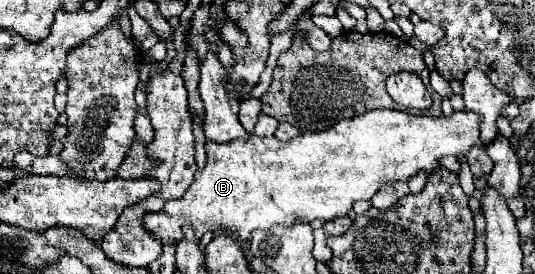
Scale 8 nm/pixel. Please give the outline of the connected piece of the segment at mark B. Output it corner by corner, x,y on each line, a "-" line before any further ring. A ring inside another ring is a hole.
384,108
370,110
370,112
360,114
360,116
354,116
354,118
340,120
330,130
324,130
324,132
318,132
318,134
300,134
300,136
288,140
288,142
280,142
276,138
260,138
260,136
250,136
246,142
244,140
232,140
232,142
224,142
224,144
206,140
206,144
204,144
204,148
206,148
206,166
204,166
204,170
198,170
196,172
194,182
190,184
190,188
184,192
182,198
168,200
166,202
166,208
162,208
160,212
148,212
148,214
144,214
142,216
142,226
154,238
158,238
166,246
166,244
178,244
182,240
182,228
184,226
190,226
196,232
196,240
200,240
206,232
220,232
220,234
230,234
236,240
250,240
250,234
254,230
258,230
258,228
270,230
276,224
280,224
280,226
292,226
296,222
312,222
316,218
320,218
320,220
334,220
338,216
346,216
346,212
352,210
352,204
356,200
370,200
382,184
406,182
418,170
432,172
432,170
440,168
440,164
438,164
438,158
440,156
446,156
446,154
460,156
460,154
466,154
472,146
482,146
482,142
478,138
478,116
474,112
468,112
466,110
466,112
454,112
450,118
444,118
444,116
434,118
434,116
422,116
422,114
408,114
408,112
400,112
400,110
384,110

